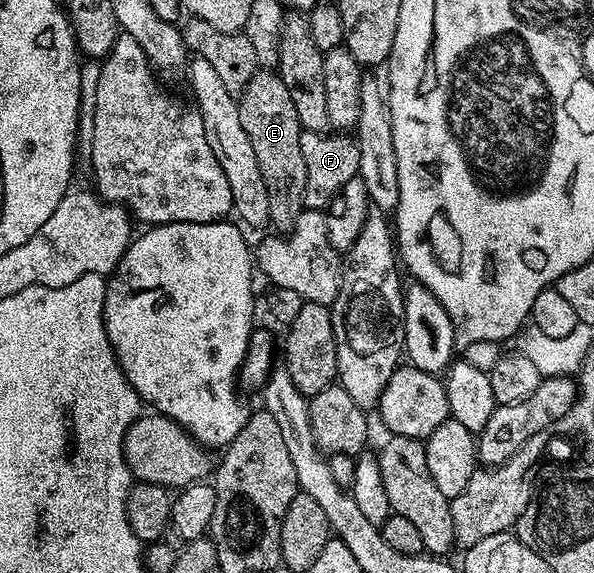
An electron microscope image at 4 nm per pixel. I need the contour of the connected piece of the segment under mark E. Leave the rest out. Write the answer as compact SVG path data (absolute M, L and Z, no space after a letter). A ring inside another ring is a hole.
M259 68L252 79L248 79L237 103L240 124L248 134L252 151L256 151L256 163L260 163L260 175L264 175L264 183L268 187L269 224L278 228L275 230L288 231L303 211L302 200L306 186L304 151L300 151L304 130L296 115L292 95L288 95L288 87L284 87L277 72Z

